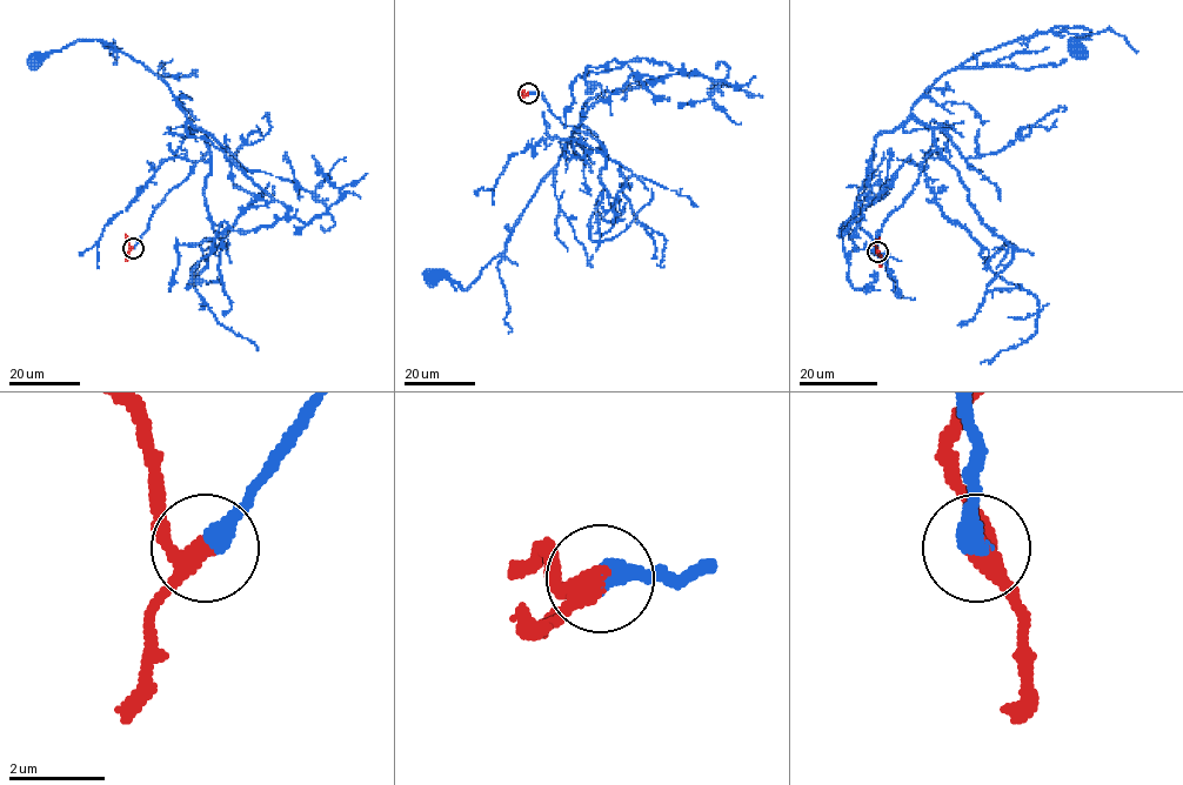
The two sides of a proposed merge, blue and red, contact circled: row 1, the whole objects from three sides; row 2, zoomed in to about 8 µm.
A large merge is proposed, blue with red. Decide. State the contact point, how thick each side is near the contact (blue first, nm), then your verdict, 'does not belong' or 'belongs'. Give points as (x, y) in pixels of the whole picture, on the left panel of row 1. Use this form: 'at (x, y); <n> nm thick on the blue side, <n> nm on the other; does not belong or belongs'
at (133, 248); 440 nm thick on the blue side, 360 nm on the other; belongs

